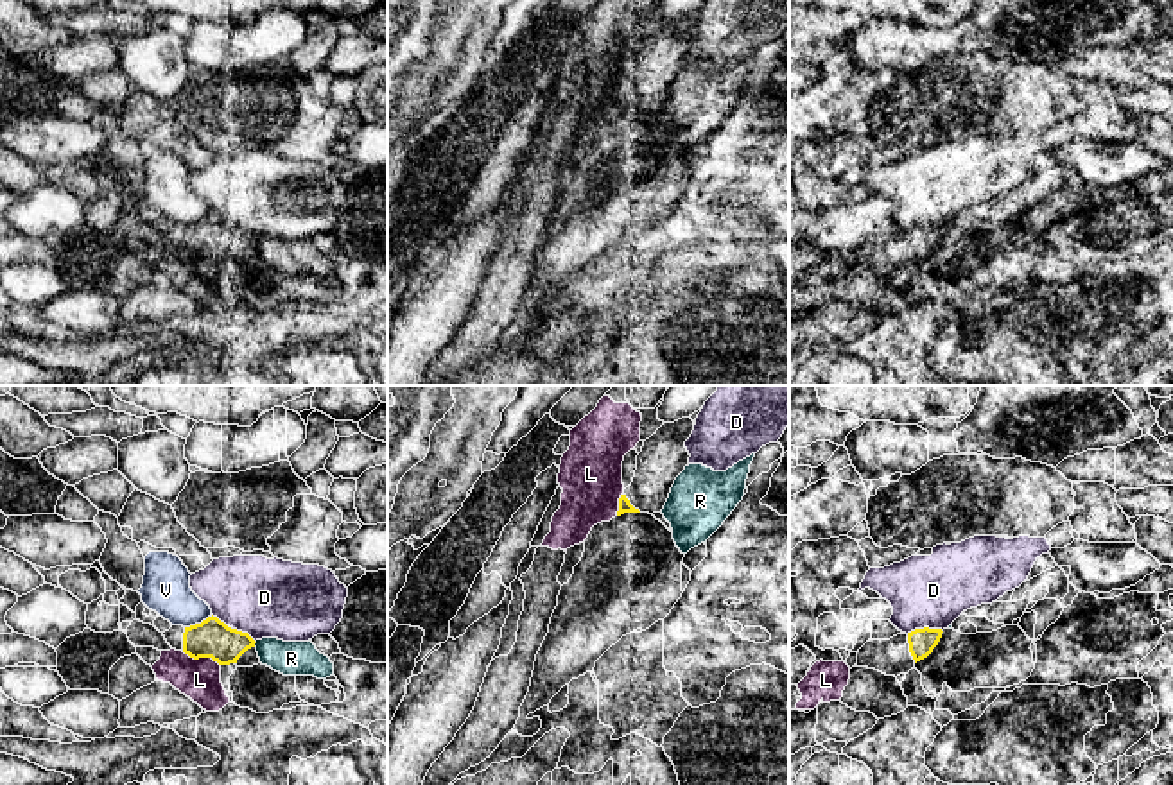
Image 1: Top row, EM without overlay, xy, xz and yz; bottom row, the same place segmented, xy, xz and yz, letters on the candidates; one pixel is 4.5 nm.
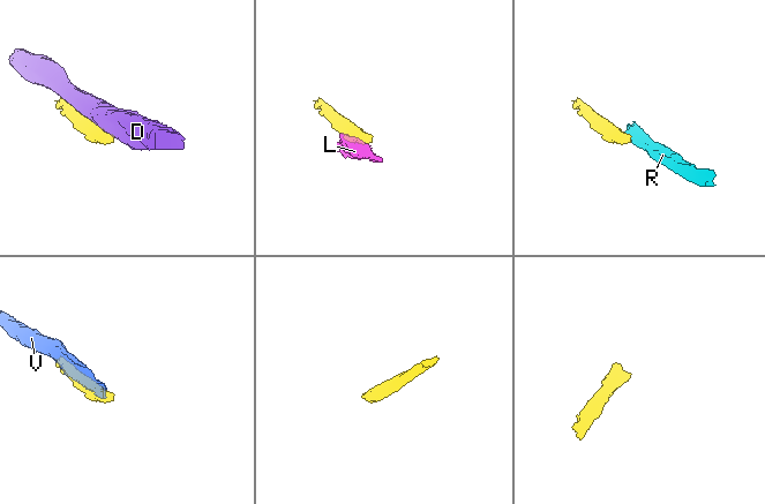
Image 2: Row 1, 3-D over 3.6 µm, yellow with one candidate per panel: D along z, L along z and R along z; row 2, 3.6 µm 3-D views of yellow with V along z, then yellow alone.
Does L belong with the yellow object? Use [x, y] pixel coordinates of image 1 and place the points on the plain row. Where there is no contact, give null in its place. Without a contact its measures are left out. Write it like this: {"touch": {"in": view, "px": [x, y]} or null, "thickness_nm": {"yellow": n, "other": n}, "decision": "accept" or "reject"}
{"touch": {"in": "xy", "px": [201, 255]}, "thickness_nm": {"yellow": 180, "other": 190}, "decision": "reject"}

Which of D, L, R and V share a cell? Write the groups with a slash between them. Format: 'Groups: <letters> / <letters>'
Groups: D / L / R / V

